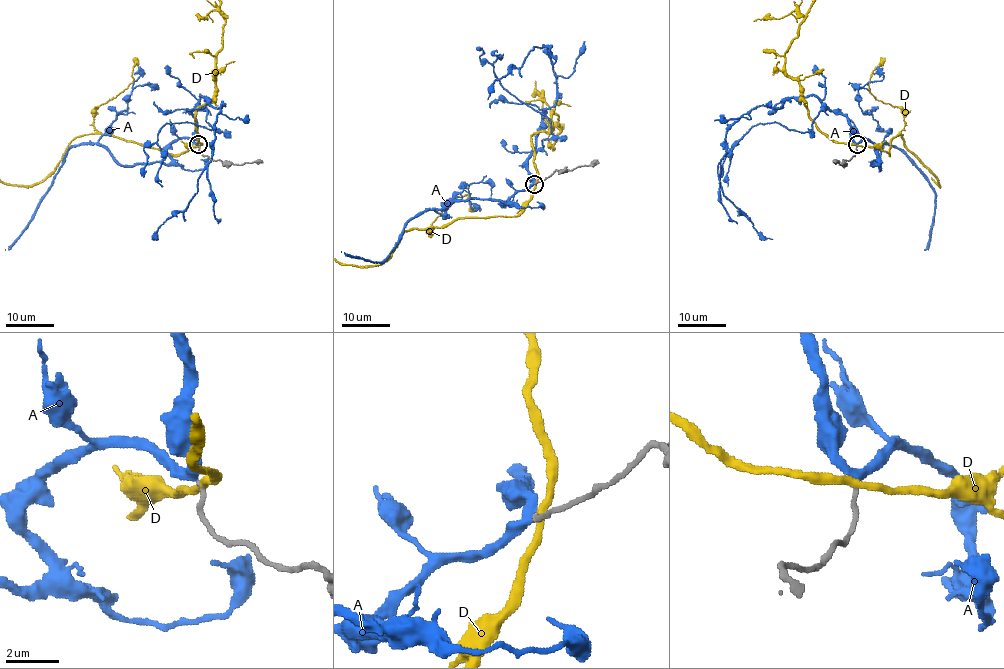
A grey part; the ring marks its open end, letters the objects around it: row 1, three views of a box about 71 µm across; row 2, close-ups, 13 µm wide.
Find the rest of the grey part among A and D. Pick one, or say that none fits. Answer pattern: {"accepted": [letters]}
{"accepted": ["A"]}

